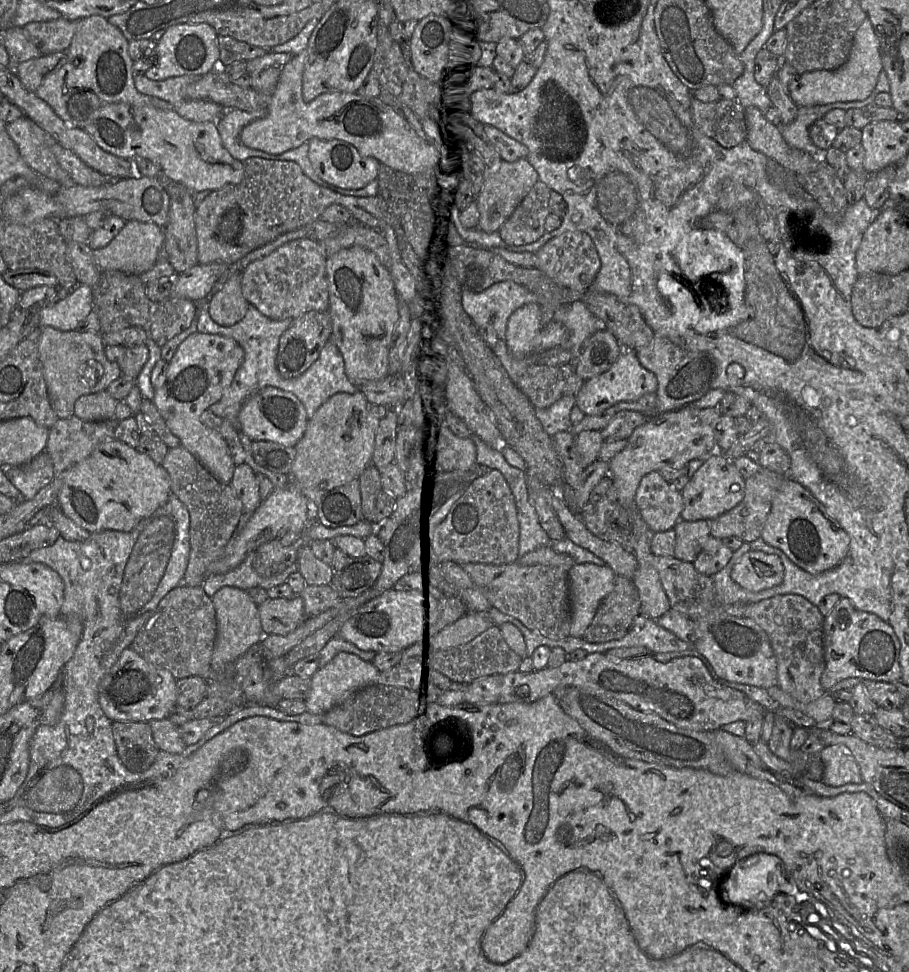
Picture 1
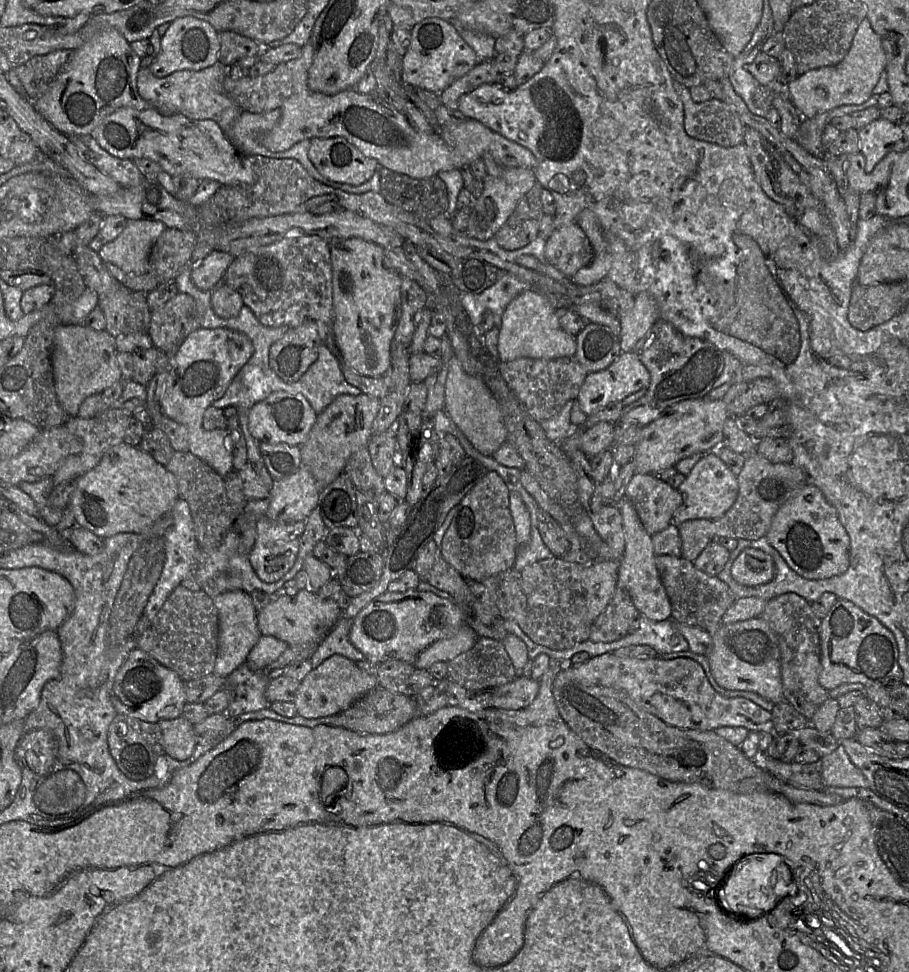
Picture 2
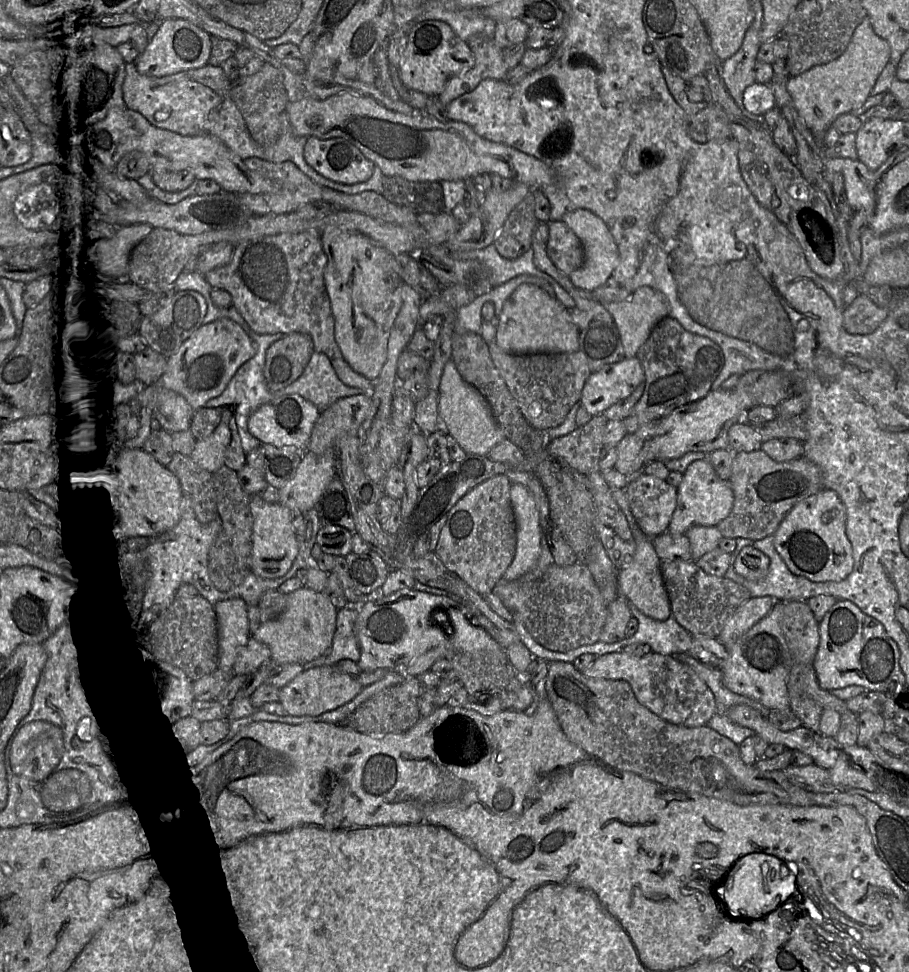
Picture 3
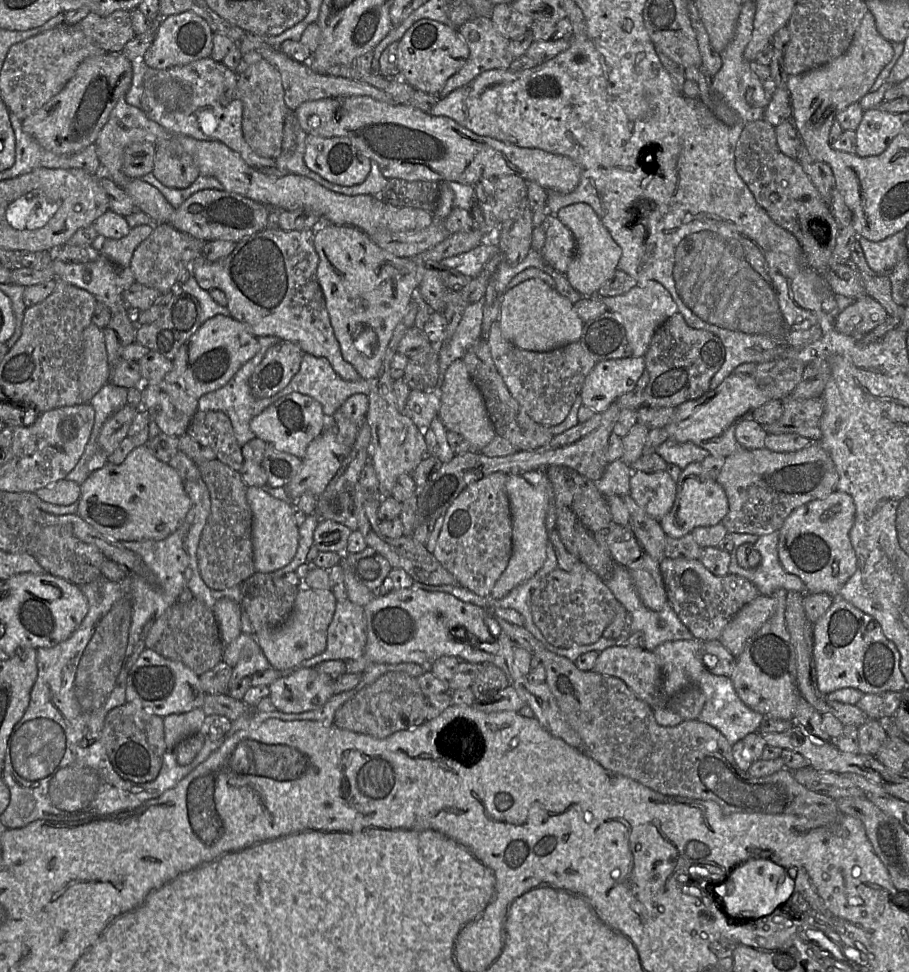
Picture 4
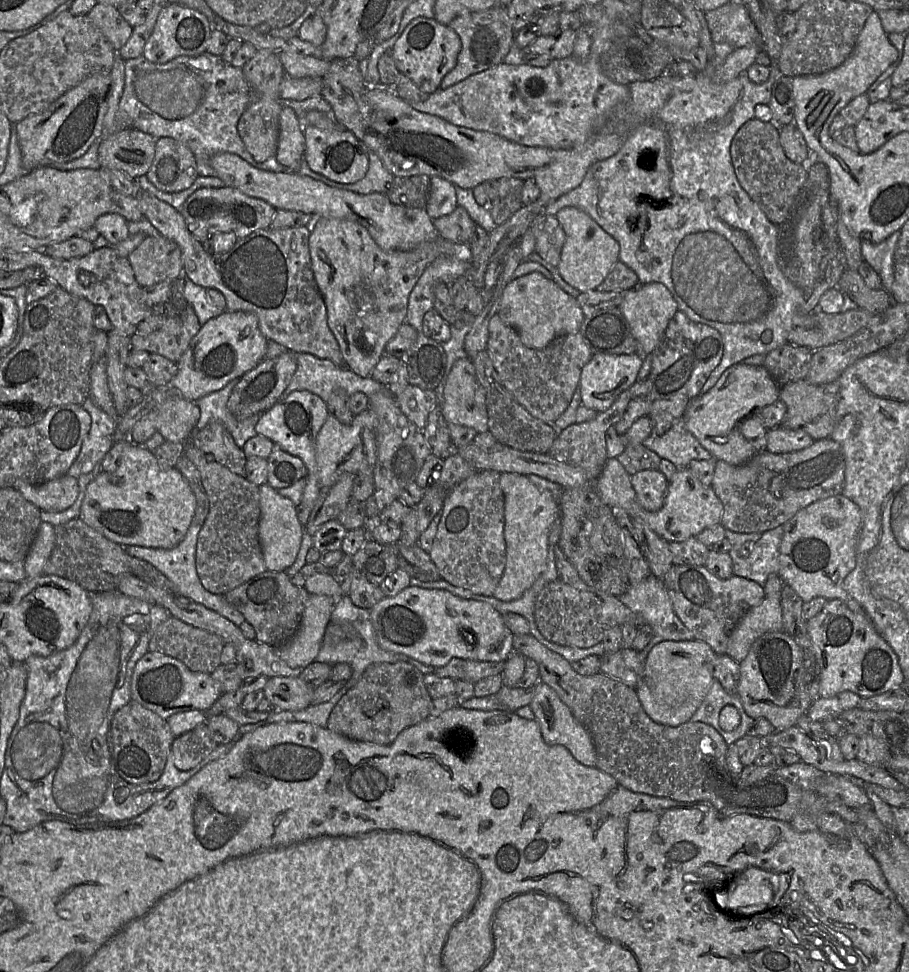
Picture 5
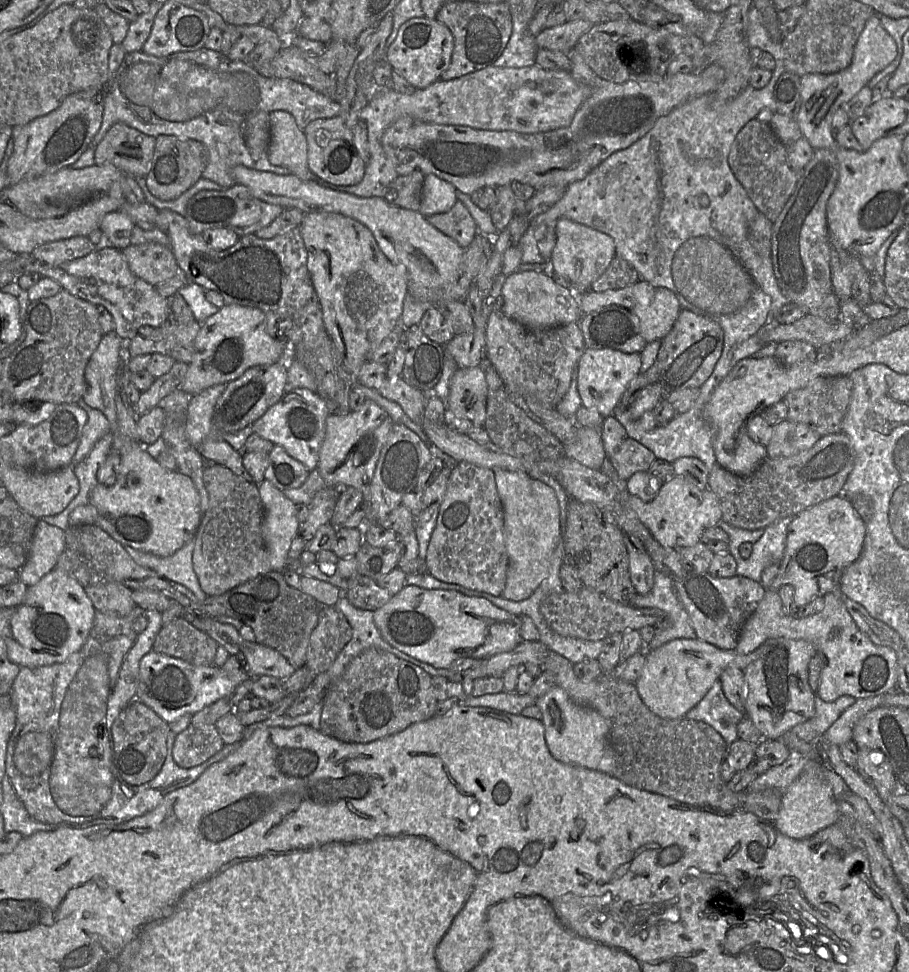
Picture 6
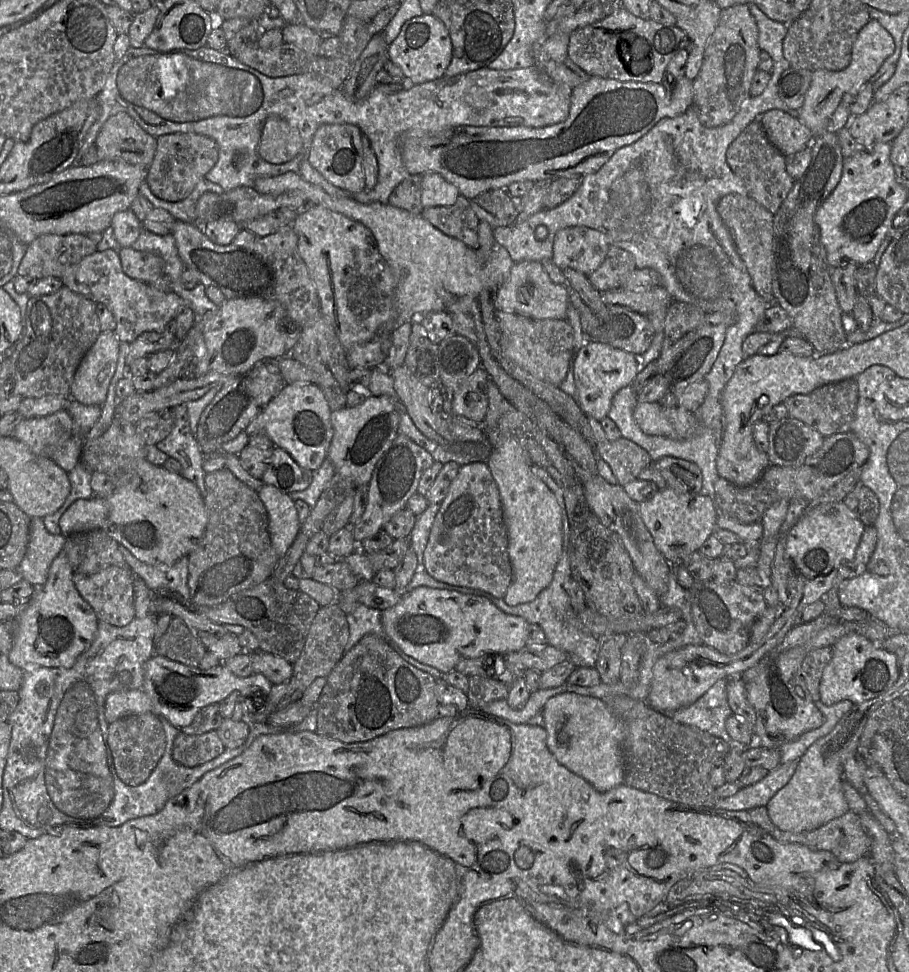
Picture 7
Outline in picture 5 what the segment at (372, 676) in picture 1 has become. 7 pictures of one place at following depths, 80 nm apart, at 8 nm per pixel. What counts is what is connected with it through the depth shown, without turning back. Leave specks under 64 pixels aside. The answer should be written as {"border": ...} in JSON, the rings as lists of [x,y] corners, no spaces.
{"border":[[[298,677],[269,678],[263,689],[265,699],[278,711],[300,711],[311,705],[314,687]]]}

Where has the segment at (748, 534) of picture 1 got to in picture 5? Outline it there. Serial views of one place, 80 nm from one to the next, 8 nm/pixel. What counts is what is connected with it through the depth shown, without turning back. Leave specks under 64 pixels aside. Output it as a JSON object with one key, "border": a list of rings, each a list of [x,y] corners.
{"border":[[[830,437],[816,440],[809,447],[795,452],[774,454],[765,449],[739,466],[717,460],[710,486],[723,504],[721,524],[725,529],[737,533],[763,533],[783,525],[811,503],[842,494],[845,467],[842,447]]]}

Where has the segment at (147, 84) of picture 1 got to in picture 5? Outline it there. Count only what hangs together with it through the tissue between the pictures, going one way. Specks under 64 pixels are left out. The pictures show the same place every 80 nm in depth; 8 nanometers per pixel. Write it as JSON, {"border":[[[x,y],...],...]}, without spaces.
{"border":[[[206,51],[197,56],[179,56],[164,64],[149,62],[141,55],[126,60],[124,70],[125,85],[119,101],[116,121],[148,133],[155,139],[170,137],[184,143],[195,155],[200,176],[216,176],[215,170],[210,165],[210,159],[213,155],[223,152],[238,155],[251,166],[263,171],[286,171],[275,157],[270,157],[264,162],[256,162],[239,136],[238,121],[250,103],[250,88],[242,68],[234,67],[225,62],[221,56]]]}

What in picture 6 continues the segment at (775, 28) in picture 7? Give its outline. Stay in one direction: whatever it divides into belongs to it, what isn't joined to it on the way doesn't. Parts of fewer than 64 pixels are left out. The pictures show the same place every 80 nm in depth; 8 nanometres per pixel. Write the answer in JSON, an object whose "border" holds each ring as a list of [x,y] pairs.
{"border":[[[753,5],[747,13],[747,23],[745,29],[747,44],[750,48],[757,48],[768,52],[775,61],[772,76],[769,81],[777,81],[779,76],[785,71],[784,57],[781,43],[773,41],[762,20],[761,13]]]}

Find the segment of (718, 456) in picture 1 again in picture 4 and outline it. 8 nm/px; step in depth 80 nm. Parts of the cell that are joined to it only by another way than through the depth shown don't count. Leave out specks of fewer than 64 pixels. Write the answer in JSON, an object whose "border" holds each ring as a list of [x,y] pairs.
{"border":[[[693,462],[680,473],[676,481],[674,504],[671,510],[658,522],[666,536],[681,538],[690,534],[694,528],[721,523],[727,513],[728,499],[723,487],[705,474],[700,463]]]}

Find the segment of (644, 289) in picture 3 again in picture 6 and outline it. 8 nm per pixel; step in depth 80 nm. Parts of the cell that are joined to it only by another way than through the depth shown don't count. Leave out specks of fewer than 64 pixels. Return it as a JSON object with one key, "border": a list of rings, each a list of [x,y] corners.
{"border":[[[656,288],[650,303],[636,306],[632,312],[638,318],[640,333],[648,344],[661,341],[670,332],[681,309],[672,291]]]}

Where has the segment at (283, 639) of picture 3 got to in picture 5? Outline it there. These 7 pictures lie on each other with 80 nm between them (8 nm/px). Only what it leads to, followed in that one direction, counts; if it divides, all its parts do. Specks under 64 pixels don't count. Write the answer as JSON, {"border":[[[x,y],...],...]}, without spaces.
{"border":[[[309,595],[300,626],[294,636],[276,648],[278,656],[292,669],[313,663],[330,623],[335,600],[326,595]]]}

